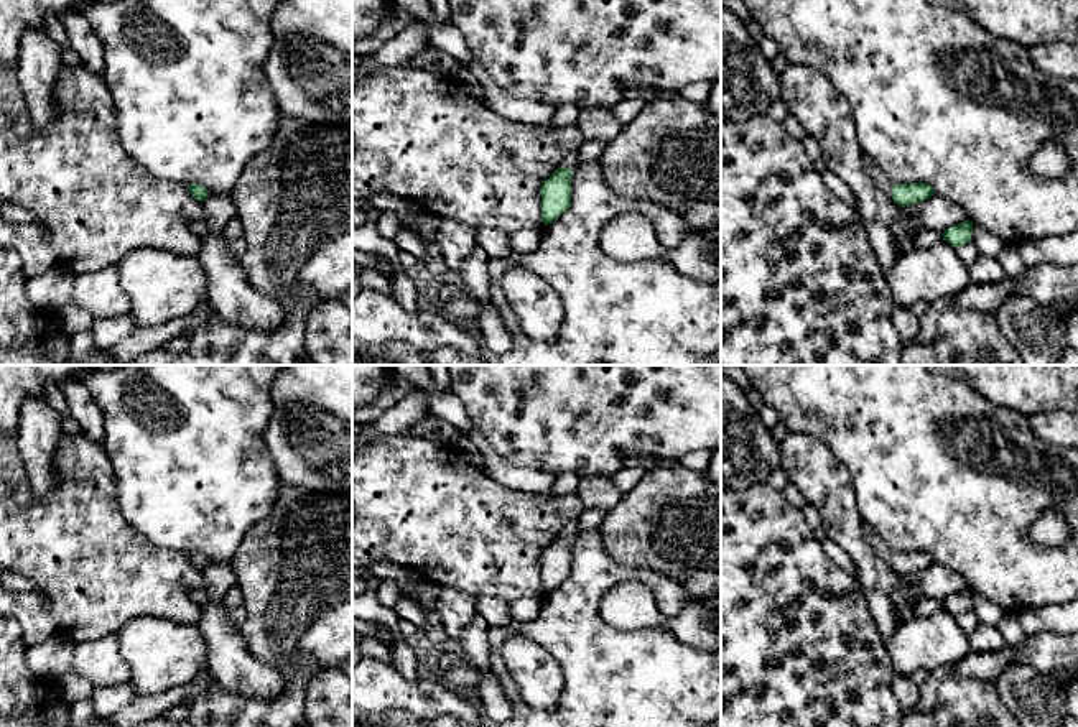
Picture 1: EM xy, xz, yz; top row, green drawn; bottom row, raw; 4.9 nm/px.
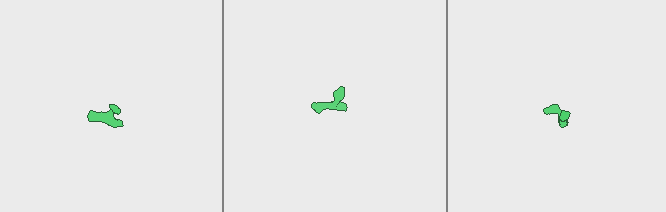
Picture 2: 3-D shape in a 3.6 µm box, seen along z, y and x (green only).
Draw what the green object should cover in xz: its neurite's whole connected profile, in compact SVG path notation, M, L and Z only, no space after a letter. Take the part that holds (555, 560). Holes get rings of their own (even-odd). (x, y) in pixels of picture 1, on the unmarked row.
M576 518L565 526L563 533L548 548L543 549L540 556L540 576L545 594L568 579L571 572L571 544L579 531L579 520Z

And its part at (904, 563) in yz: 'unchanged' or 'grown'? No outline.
grown

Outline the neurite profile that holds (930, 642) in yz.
M940 609L930 617L908 617L900 622L887 643L894 674L910 676L917 669L933 671L951 666L971 651L969 635L956 617Z

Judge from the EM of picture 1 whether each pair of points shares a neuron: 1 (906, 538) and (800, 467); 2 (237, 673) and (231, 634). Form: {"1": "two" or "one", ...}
{"1": "two", "2": "one"}

